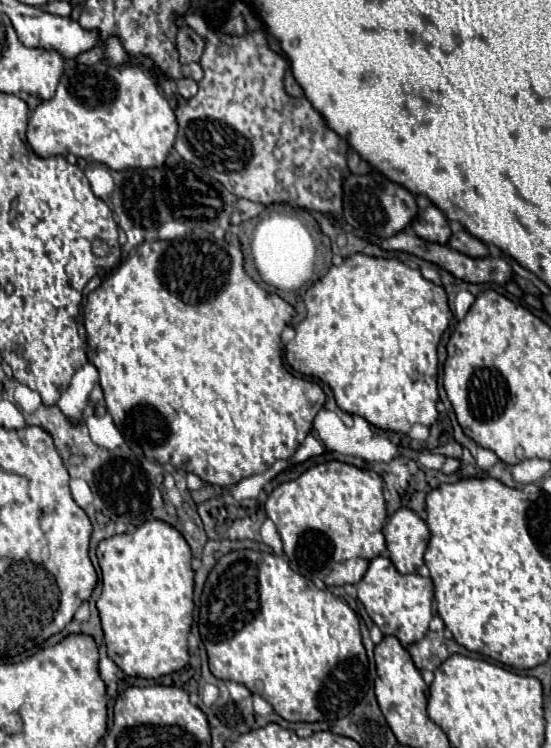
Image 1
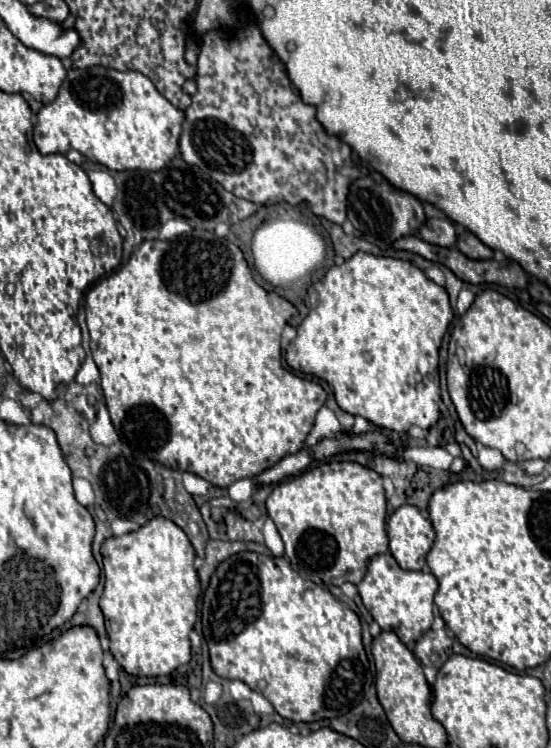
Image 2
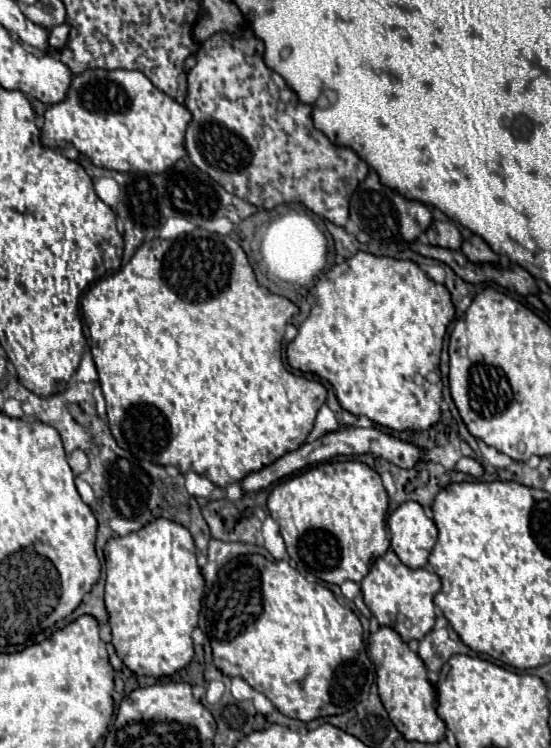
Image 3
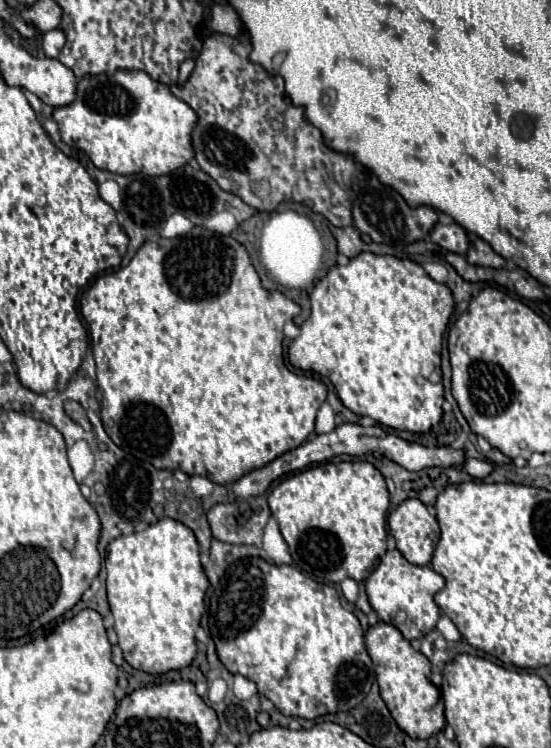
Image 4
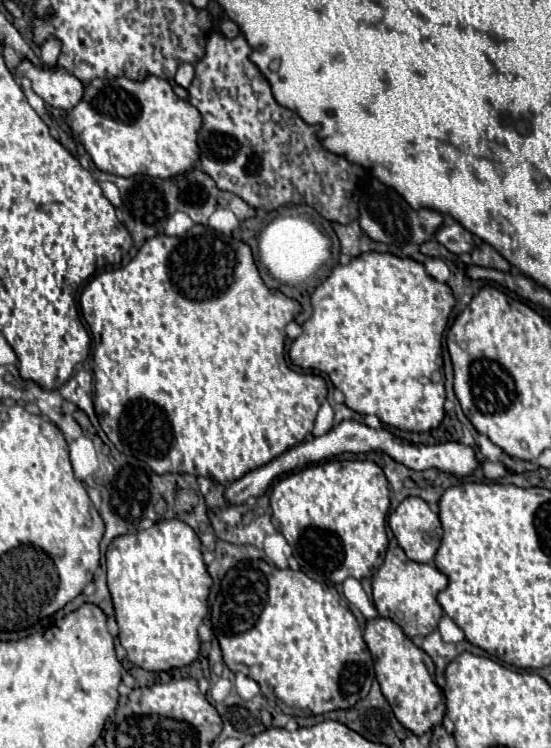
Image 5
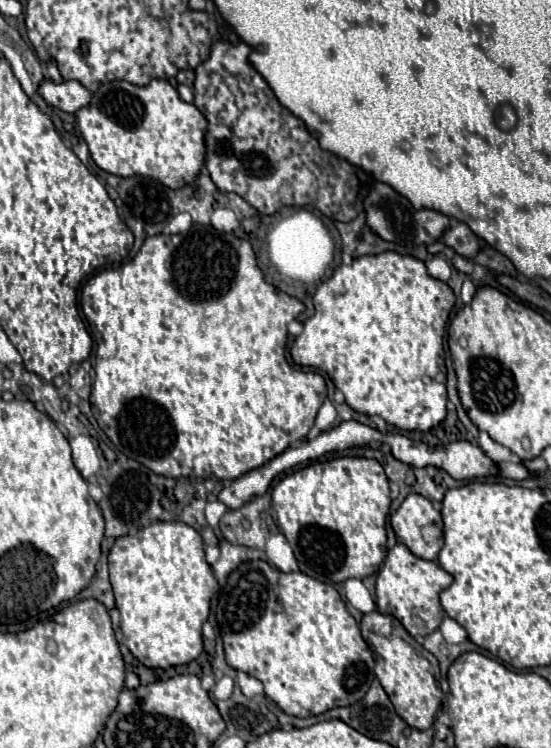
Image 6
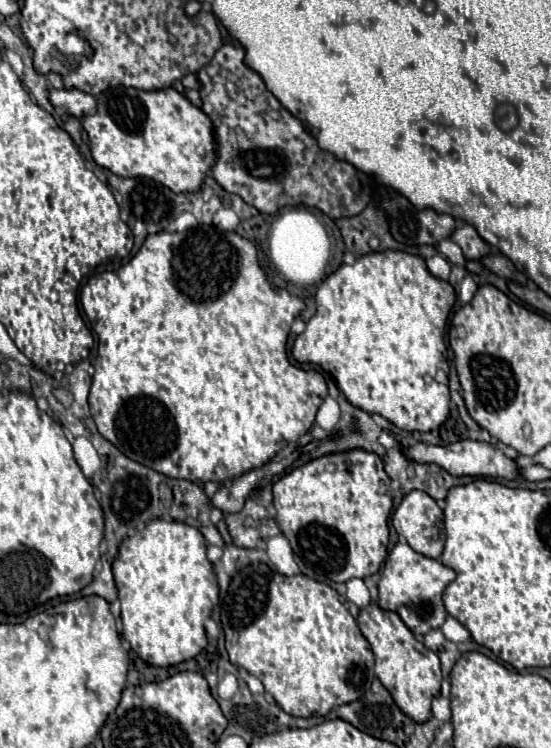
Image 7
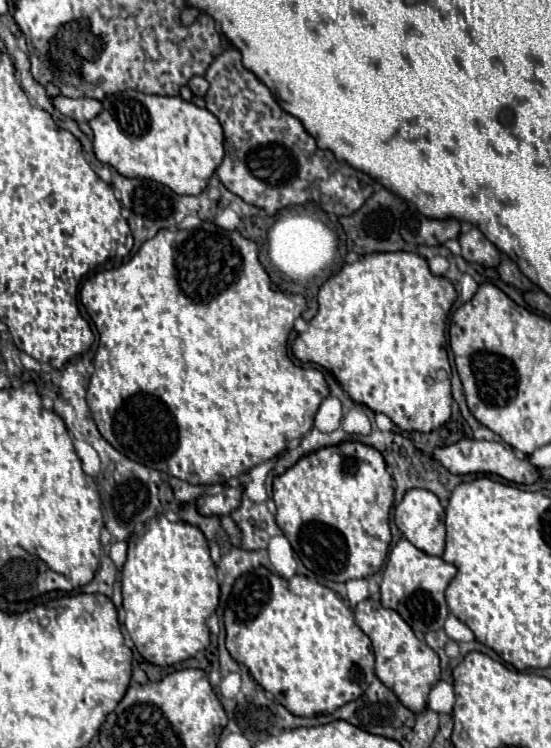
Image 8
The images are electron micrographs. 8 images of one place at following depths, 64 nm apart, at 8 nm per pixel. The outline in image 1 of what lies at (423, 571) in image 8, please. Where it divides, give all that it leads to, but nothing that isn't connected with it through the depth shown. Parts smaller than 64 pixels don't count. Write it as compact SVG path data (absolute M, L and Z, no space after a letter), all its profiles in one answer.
M378 556L370 562L366 574L356 584L358 600L384 636L396 636L402 646L416 644L424 638L432 620L432 580L420 574L400 574L388 556Z

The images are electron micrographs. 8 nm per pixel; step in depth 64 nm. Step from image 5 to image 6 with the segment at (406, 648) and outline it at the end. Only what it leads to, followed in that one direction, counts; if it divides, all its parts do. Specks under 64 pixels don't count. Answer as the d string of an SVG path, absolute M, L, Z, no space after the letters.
M380 612L364 614L360 628L376 660L374 674L380 680L382 688L388 692L388 698L392 700L396 714L408 726L428 730L434 724L436 714L444 704L444 694L438 688L438 682L430 672L438 668L436 658L426 648L422 648L394 616L384 616Z

